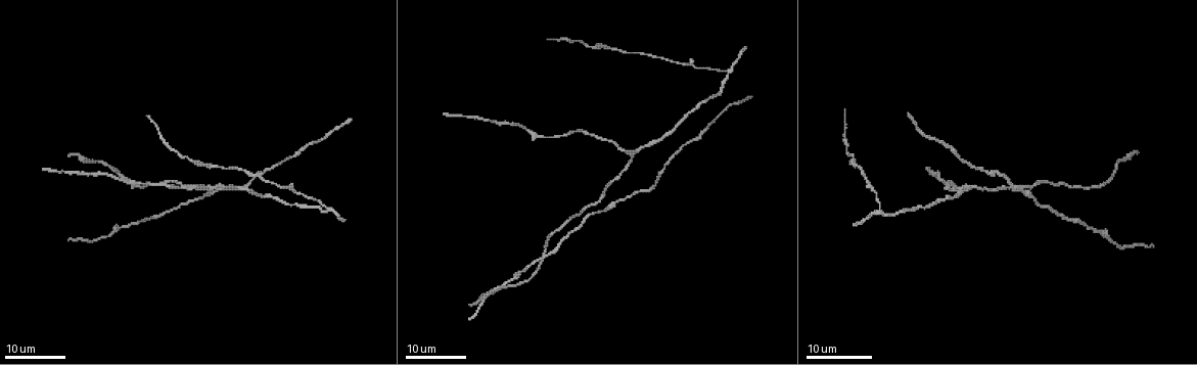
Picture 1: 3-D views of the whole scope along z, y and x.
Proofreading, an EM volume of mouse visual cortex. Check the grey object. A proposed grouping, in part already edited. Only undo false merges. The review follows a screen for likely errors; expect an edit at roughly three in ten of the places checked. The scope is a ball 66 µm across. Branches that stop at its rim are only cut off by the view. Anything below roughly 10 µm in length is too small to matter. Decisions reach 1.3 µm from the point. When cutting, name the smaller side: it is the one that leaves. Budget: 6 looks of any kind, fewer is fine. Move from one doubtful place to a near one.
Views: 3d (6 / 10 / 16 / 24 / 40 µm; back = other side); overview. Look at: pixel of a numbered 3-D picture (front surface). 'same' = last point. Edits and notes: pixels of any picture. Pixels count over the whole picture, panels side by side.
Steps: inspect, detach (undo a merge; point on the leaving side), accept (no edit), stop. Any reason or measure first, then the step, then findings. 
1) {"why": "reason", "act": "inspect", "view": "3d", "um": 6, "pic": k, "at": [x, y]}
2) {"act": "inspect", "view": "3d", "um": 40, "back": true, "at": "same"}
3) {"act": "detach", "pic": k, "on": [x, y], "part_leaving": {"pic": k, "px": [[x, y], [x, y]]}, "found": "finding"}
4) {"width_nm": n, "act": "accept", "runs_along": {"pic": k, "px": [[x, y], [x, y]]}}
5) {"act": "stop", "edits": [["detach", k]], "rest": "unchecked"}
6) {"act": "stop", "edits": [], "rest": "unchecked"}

{"act": "inspect", "view": "3d", "um": 16, "pic": 1, "at": [665, 133]}

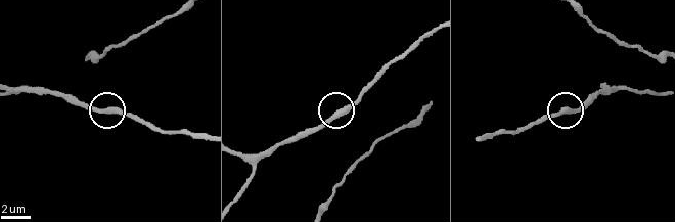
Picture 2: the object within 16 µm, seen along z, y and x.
{"why": "closer look", "act": "inspect", "view": "3d", "um": 6, "pic": 2, "at": [336, 113]}

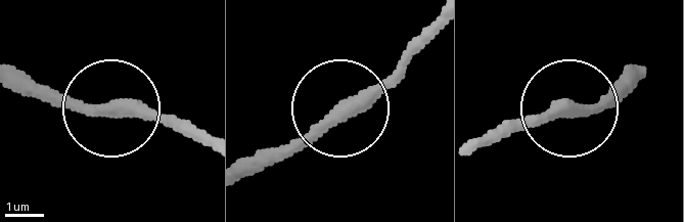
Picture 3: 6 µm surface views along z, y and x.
{"width_nm": 360, "act": "accept", "runs_along": {"pic": 3, "px": [[570, 115], [625, 98]]}, "found": "all the same neuron"}

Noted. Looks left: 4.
{"why": "calibre changes", "act": "inspect", "view": "3d", "um": 24, "pic": 1, "at": [326, 210]}

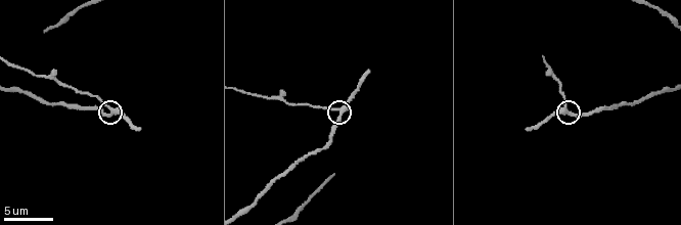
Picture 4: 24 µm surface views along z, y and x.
{"act": "inspect", "view": "3d", "um": 10, "pic": 4, "at": [338, 108]}

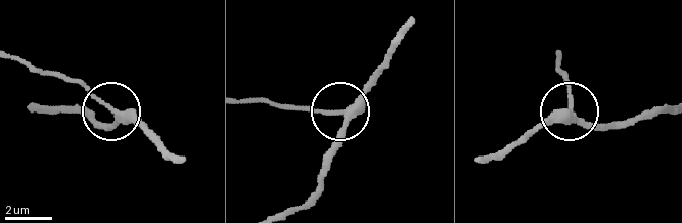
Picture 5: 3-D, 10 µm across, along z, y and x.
{"arms": 3, "act": "accept", "found": "one neuron here"}

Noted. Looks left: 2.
{"act": "stop", "edits": [], "rest": "unchecked"}

